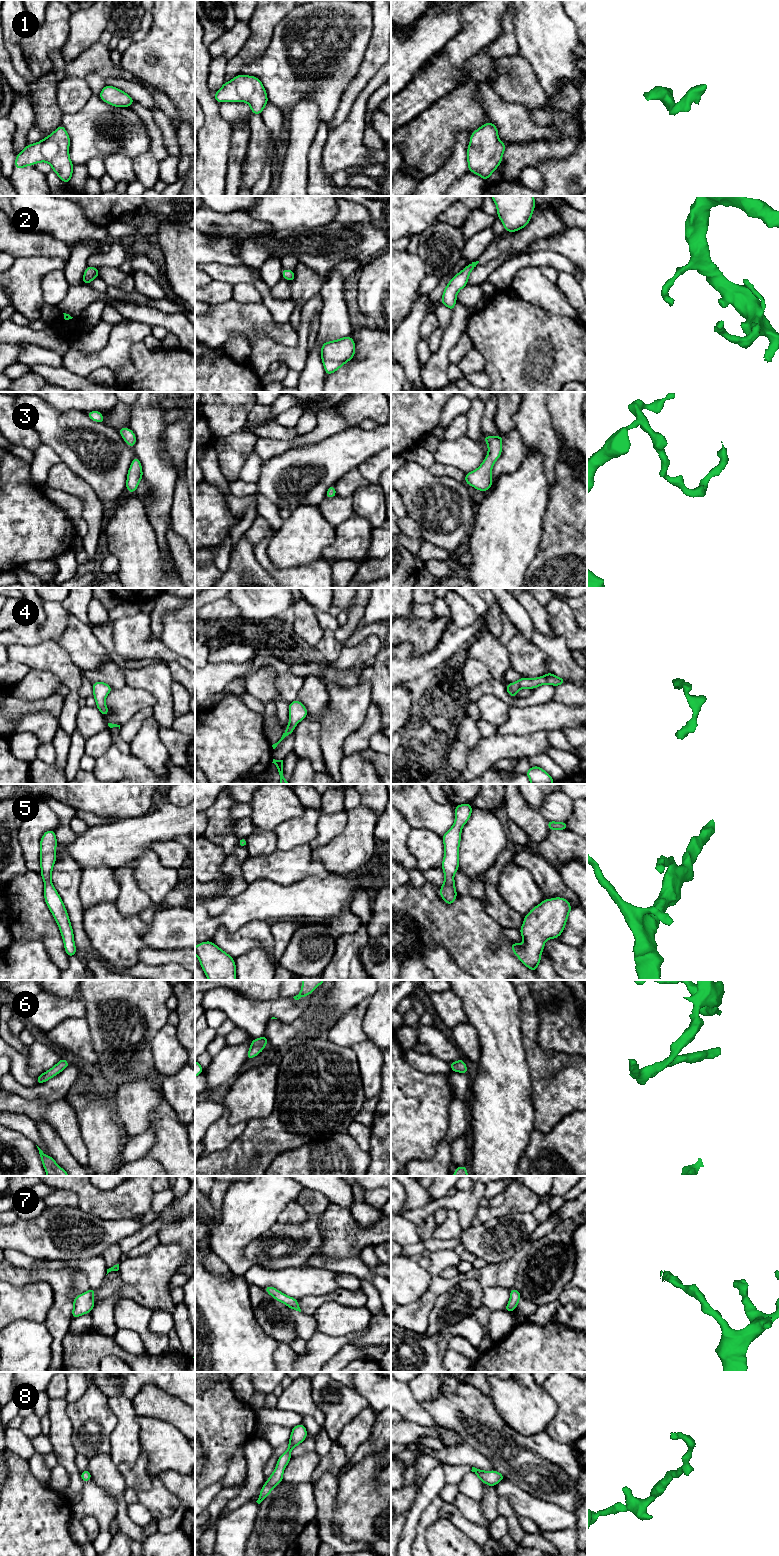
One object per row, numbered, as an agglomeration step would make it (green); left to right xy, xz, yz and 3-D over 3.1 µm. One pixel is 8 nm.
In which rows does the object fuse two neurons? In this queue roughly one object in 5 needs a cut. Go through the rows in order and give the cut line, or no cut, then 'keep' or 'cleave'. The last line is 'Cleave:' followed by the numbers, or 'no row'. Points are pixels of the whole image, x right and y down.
1: cut none; keep
2: cut none; keep
3: cut none; keep
4: cut none; keep
5: cut none; keep
6: cut none; keep
7: cut none; keep
8: cut none; keep
Cleave: no row

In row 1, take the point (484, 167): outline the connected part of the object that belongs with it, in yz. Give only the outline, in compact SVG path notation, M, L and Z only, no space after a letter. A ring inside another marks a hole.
M488 122L472 132L467 148L468 171L486 182L502 162L506 144L499 140L495 124Z

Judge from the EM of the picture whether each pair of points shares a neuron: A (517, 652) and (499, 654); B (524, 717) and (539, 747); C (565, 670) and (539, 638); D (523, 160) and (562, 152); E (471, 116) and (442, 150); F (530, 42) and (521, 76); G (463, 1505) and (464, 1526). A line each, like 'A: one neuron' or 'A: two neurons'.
A: two neurons
B: two neurons
C: one neuron
D: one neuron
E: one neuron
F: two neurons
G: two neurons

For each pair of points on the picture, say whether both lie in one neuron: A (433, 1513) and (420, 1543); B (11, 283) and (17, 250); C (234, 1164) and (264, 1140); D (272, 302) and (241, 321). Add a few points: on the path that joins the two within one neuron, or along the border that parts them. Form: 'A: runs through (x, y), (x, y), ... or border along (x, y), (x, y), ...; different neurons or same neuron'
A: runs through (426, 1520), (421, 1527), (420, 1536); same neuron
B: border along (38, 256), (21, 256), (15, 259); different neurons
C: runs through (243, 1164), (247, 1164), (262, 1149); same neuron
D: border along (261, 303), (278, 326); different neurons

